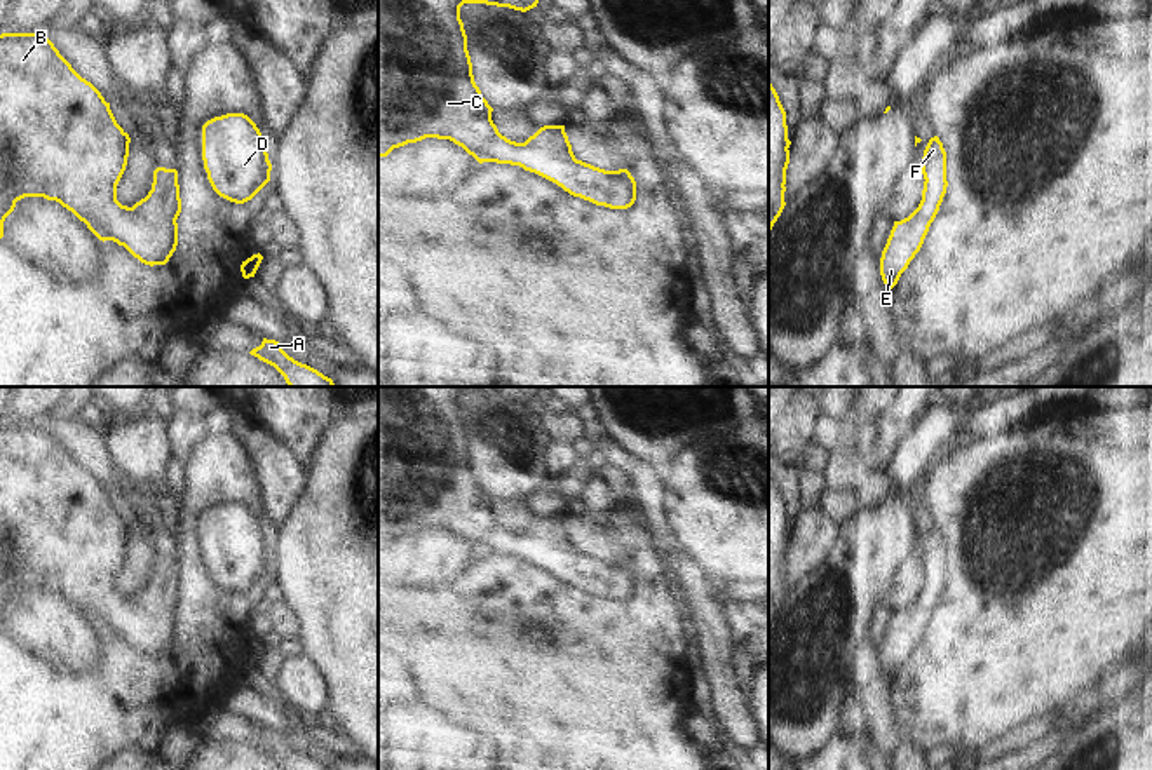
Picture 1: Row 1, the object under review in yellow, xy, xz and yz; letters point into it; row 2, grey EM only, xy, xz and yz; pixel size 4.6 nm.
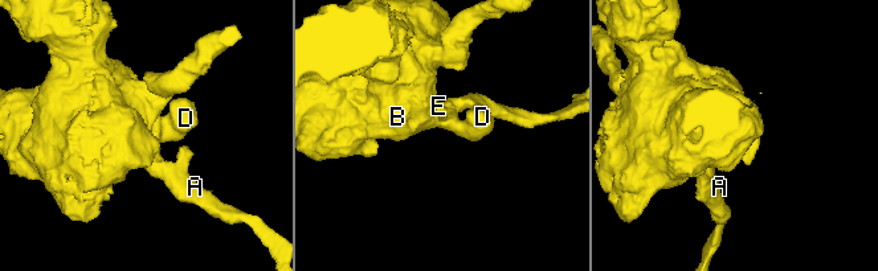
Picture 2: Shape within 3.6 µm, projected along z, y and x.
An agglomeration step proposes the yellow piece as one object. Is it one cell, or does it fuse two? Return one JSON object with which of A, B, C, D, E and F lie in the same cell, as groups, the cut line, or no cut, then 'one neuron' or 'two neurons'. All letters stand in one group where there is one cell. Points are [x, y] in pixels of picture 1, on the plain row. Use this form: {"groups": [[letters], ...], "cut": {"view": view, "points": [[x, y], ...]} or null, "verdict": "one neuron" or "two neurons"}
{"groups": [["A", "B", "C", "D", "E", "F"]], "cut": null, "verdict": "one neuron"}

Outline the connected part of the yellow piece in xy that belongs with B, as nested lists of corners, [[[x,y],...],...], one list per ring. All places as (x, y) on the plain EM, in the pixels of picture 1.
[[[2,423],[0,425],[0,629],[3,627],[3,611],[14,601],[16,592],[24,587],[44,587],[47,591],[56,591],[68,601],[71,601],[80,611],[87,615],[87,618],[99,631],[113,631],[119,636],[124,636],[134,648],[138,648],[145,655],[166,655],[178,636],[178,606],[181,603],[181,589],[180,589],[180,575],[178,575],[178,561],[157,557],[153,561],[152,580],[145,589],[136,592],[132,598],[122,596],[117,591],[117,575],[125,561],[127,547],[129,547],[129,524],[117,514],[110,493],[105,491],[101,483],[85,469],[82,469],[71,455],[59,444],[54,434],[47,429],[45,423]]]

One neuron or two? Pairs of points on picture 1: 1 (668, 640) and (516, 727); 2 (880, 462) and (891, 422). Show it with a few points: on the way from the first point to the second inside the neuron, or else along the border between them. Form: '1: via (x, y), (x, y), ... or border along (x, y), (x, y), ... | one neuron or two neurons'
1: via (630, 654), (591, 692), (555, 692) | one neuron
2: via (882, 452), (889, 432) | one neuron

